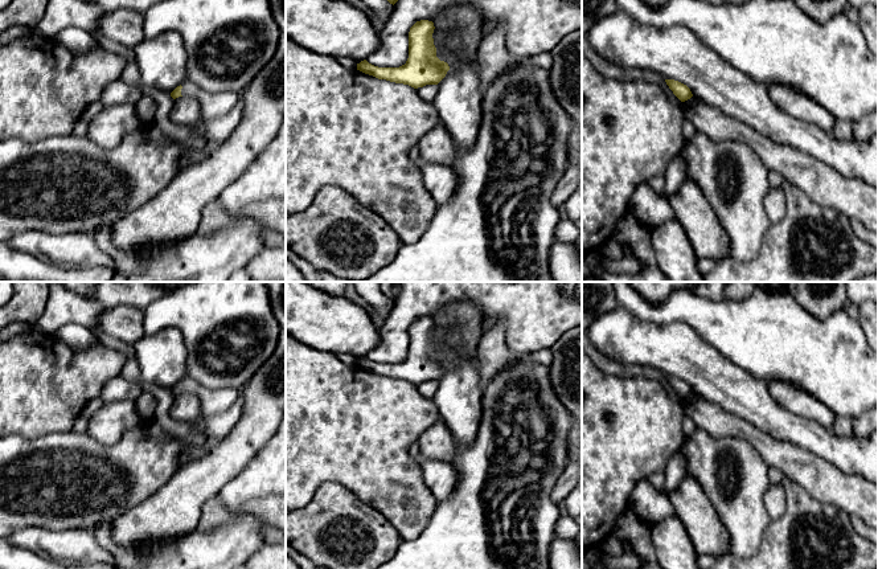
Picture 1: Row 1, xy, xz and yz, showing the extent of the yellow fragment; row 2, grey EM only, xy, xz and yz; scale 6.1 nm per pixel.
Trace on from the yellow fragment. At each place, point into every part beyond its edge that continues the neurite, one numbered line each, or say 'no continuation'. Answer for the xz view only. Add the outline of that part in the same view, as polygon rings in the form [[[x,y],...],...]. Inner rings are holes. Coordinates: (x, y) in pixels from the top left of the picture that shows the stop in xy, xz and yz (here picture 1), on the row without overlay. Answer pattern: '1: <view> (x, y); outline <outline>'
no continuation

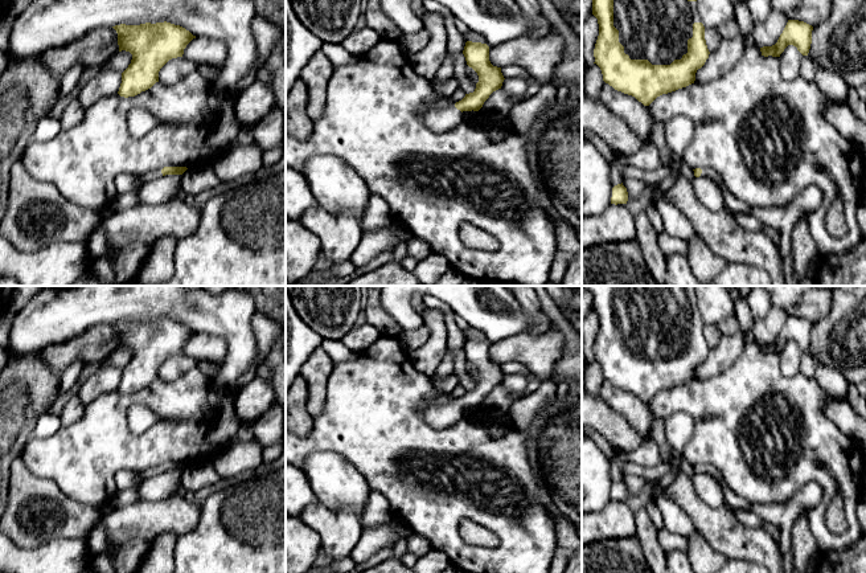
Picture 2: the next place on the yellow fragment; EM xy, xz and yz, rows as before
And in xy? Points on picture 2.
1: xy (130, 495); outline [[[157,466],[157,467],[147,468],[147,470],[139,470],[135,472],[139,476],[139,482],[130,488],[118,490],[114,499],[112,499],[114,506],[127,506],[127,504],[132,504],[132,503],[139,502],[139,492],[138,491],[139,491],[140,484],[145,479],[148,479],[153,475],[161,474],[163,470],[161,470],[161,466]]]

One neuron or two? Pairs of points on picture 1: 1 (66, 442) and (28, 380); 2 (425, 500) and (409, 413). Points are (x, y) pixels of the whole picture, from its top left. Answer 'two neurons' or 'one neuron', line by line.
1: two neurons
2: one neuron

